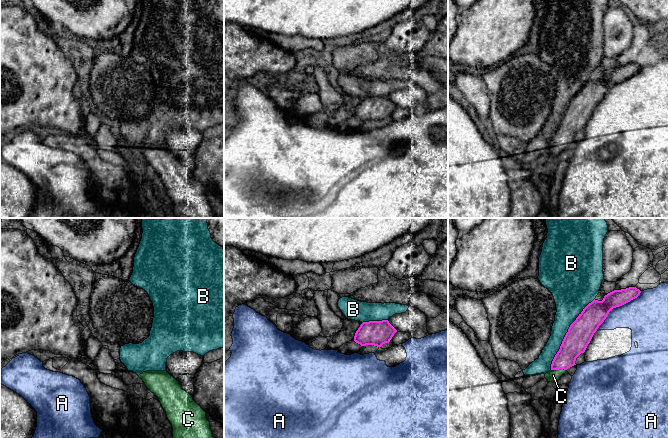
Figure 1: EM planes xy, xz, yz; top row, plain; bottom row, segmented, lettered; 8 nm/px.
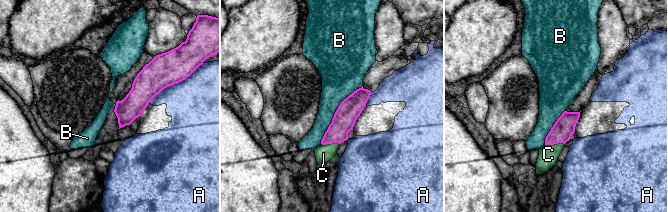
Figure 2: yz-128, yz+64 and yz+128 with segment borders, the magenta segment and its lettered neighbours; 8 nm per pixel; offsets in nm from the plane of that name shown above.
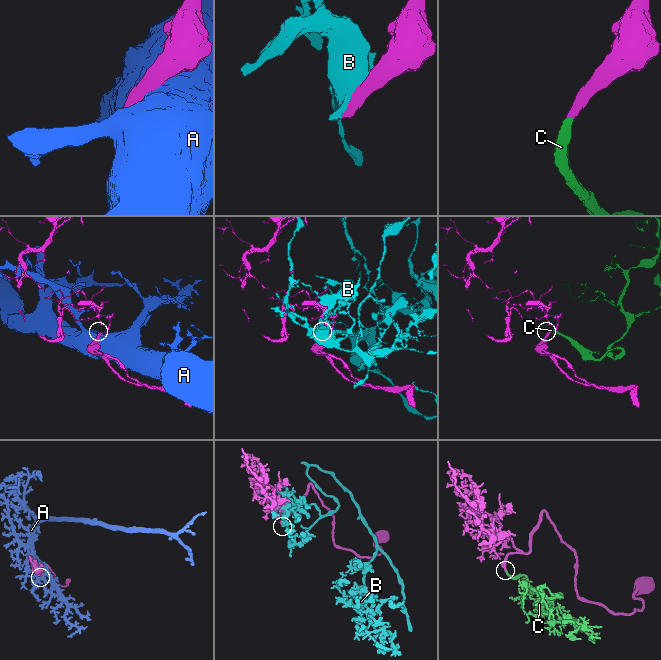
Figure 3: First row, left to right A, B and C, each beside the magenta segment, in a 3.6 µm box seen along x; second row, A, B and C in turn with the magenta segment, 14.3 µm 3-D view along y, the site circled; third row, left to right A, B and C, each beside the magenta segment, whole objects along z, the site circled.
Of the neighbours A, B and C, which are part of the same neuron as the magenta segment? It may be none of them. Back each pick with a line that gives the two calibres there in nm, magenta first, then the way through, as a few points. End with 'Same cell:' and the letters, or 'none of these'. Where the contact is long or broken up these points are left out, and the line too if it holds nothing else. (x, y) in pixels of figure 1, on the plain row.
C: 190 nm thick on the magenta side, 100 nm on the other; runs through yz (574, 119), (558, 145), (553, 151)
Same cell: C

